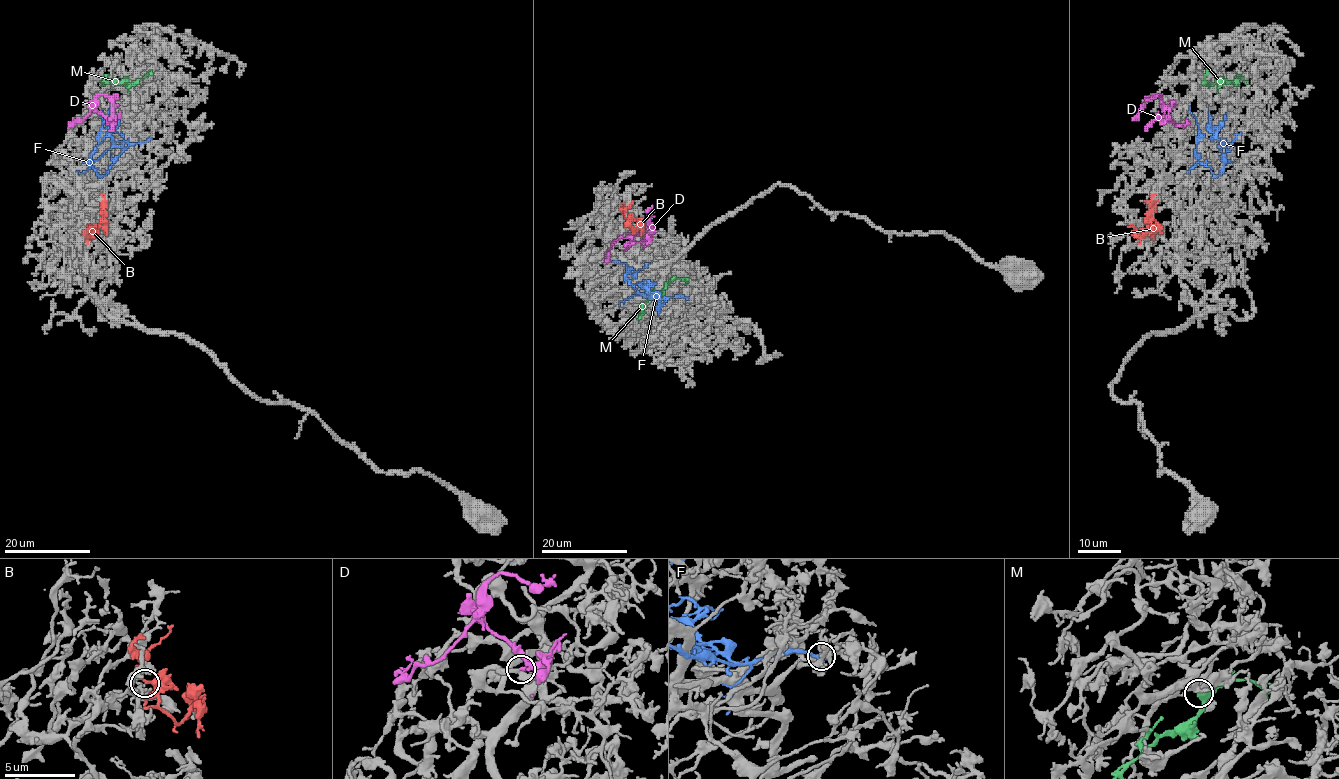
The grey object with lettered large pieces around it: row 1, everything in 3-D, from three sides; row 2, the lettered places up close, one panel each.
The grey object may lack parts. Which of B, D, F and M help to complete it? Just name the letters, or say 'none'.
D, M

